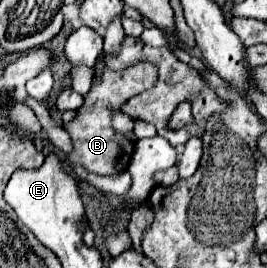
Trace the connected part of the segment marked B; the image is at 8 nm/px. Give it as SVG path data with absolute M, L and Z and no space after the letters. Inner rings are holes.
M101 58L99 62L103 66L101 80L91 86L91 90L85 94L83 106L77 110L77 116L69 124L63 124L63 128L69 132L75 146L73 154L67 158L69 164L81 164L89 172L95 172L100 176L111 176L127 170L135 150L135 142L131 138L113 130L111 114L113 110L119 110L131 96L137 96L139 92L155 84L155 68L151 68L151 64L137 64L129 70L115 72L105 64L105 58Z

